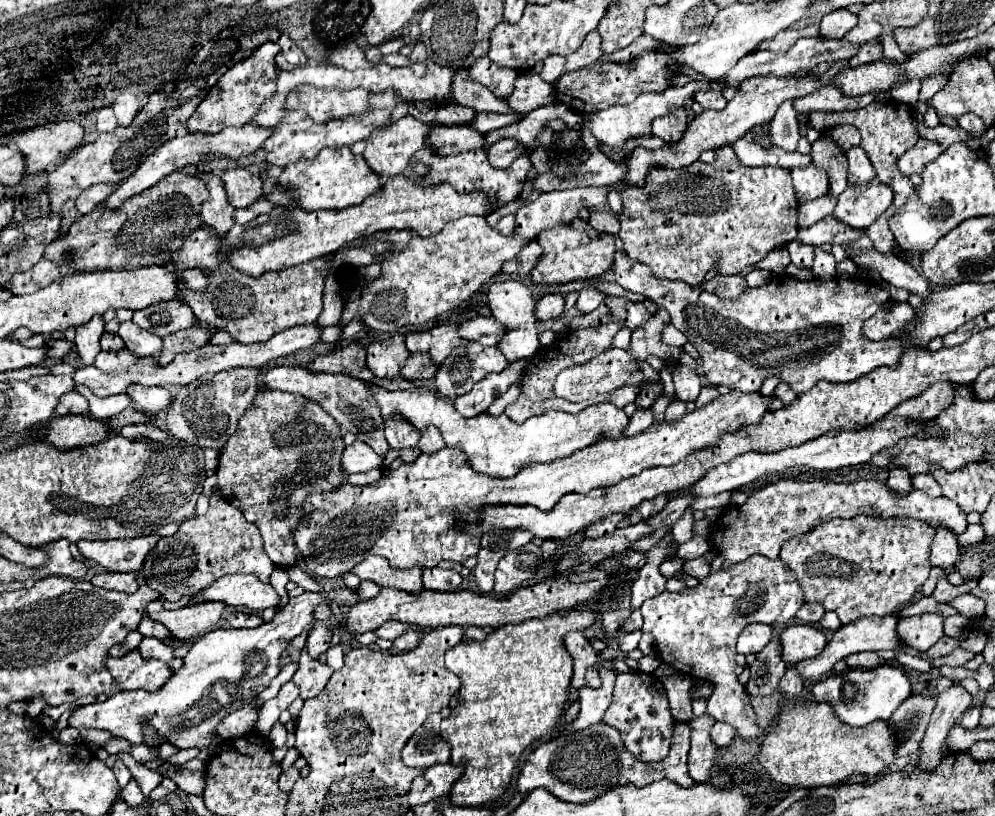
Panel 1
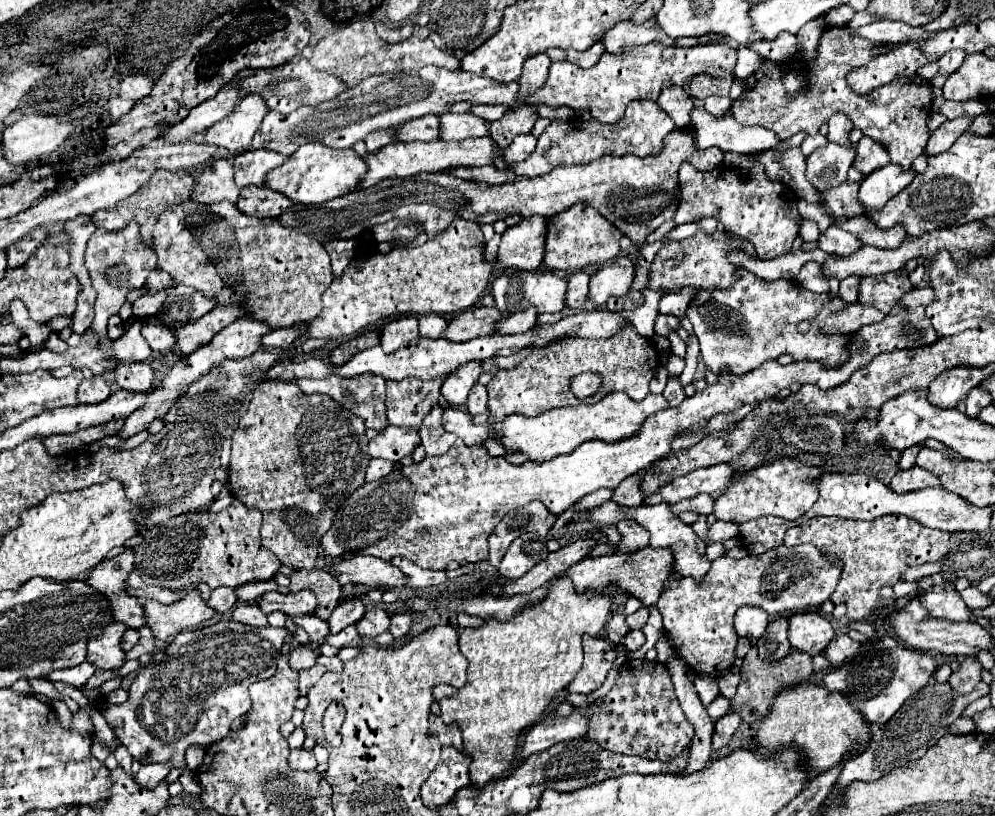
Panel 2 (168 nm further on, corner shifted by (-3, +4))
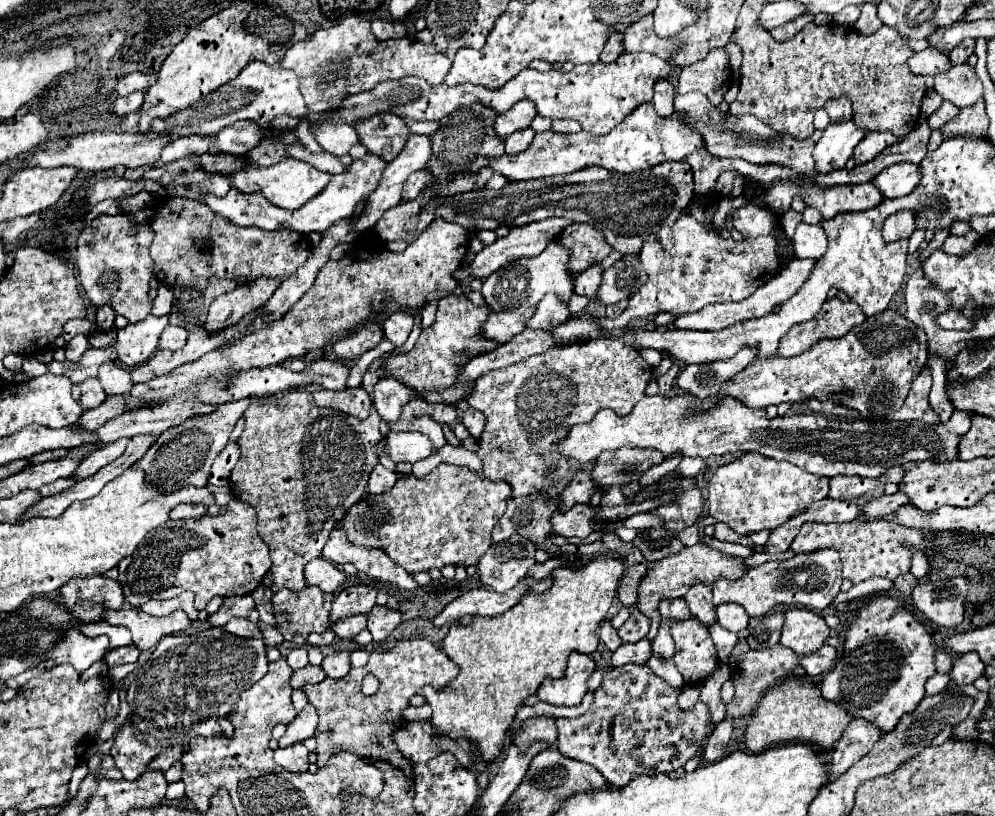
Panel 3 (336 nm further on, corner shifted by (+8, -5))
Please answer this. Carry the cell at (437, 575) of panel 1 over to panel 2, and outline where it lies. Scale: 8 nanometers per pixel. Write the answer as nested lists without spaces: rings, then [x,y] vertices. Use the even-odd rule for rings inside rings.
[[[393,559],[393,565],[397,565],[407,577],[407,585],[411,587],[431,587],[431,585],[443,585],[447,581],[445,571],[433,571],[433,569],[421,569],[409,561],[403,559]]]

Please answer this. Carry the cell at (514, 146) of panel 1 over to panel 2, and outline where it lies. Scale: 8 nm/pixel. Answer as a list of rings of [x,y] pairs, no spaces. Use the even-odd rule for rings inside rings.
[[[519,107],[509,111],[503,119],[493,121],[489,131],[491,131],[491,139],[495,139],[495,143],[505,149],[513,143],[513,139],[517,135],[525,135],[531,133],[533,123],[537,121],[537,111],[533,107]]]

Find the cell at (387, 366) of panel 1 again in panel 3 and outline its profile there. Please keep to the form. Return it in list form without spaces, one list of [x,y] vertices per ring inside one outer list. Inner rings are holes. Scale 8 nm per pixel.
[[[394,312],[384,322],[384,336],[394,346],[402,346],[408,334],[412,332],[412,326],[414,326],[414,316],[410,312]]]

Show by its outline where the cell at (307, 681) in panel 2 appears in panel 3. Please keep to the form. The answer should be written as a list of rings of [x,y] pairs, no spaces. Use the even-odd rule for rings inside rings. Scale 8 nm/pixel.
[[[304,666],[302,670],[296,670],[290,678],[290,686],[292,688],[302,688],[304,684],[318,684],[326,678],[326,672],[320,668],[320,666]]]

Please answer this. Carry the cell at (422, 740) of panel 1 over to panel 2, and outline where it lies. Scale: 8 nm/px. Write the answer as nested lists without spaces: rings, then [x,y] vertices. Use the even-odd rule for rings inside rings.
[[[430,713],[429,725],[431,725],[431,735],[439,737],[443,746],[453,746],[455,749],[463,750],[463,738],[456,723],[446,725],[439,715]]]

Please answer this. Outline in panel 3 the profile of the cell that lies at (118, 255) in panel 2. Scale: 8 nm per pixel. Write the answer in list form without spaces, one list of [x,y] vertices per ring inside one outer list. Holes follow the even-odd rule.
[[[98,216],[94,226],[94,238],[90,244],[78,246],[78,270],[80,270],[80,282],[92,302],[94,308],[100,306],[112,306],[116,312],[118,308],[124,308],[124,318],[130,324],[136,324],[144,320],[152,312],[152,300],[148,296],[150,292],[150,278],[152,278],[152,258],[150,258],[150,244],[152,244],[152,228],[148,224],[134,224],[126,216]]]

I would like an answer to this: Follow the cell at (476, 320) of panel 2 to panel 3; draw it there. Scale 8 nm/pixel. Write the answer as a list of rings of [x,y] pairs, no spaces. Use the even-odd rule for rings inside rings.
[[[536,306],[516,308],[510,312],[490,312],[490,318],[482,332],[486,338],[492,338],[504,344],[524,330],[524,324],[528,324],[528,320],[532,318],[532,312],[536,312]]]

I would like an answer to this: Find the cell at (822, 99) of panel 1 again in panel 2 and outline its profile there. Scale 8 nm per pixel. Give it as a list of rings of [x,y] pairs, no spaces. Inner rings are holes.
[[[899,47],[887,55],[873,57],[863,67],[855,67],[847,73],[847,85],[857,95],[869,95],[875,87],[891,83],[895,77],[909,77],[917,67],[925,65],[929,59],[917,47]]]

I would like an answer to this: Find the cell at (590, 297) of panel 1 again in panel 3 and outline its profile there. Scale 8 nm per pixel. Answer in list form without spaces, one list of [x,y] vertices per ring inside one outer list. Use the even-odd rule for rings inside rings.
[[[622,256],[616,264],[604,270],[604,278],[598,290],[598,300],[604,304],[616,304],[630,294],[636,294],[644,286],[648,274],[644,272],[638,256]]]

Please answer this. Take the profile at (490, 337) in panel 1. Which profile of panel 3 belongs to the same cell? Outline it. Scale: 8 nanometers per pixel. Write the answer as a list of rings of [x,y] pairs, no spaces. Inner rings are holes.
[[[546,294],[542,298],[542,302],[538,304],[536,314],[528,322],[528,328],[532,328],[532,330],[554,328],[556,324],[564,324],[564,320],[568,320],[570,316],[572,316],[572,312],[568,310],[568,302],[560,300],[560,296],[556,296],[556,294]]]

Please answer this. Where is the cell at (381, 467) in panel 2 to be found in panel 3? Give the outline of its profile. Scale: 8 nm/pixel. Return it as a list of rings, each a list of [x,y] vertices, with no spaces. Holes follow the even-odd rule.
[[[378,464],[372,474],[370,474],[370,480],[368,480],[368,492],[370,494],[382,494],[382,492],[388,492],[398,480],[398,474],[392,472],[392,470],[386,470],[382,464]]]

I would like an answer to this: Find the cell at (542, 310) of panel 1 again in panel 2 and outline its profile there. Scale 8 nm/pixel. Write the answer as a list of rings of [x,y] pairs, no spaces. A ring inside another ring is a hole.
[[[579,271],[573,273],[567,281],[567,295],[565,295],[565,307],[567,309],[581,309],[583,303],[587,301],[587,293],[589,293],[589,273],[587,271]]]

